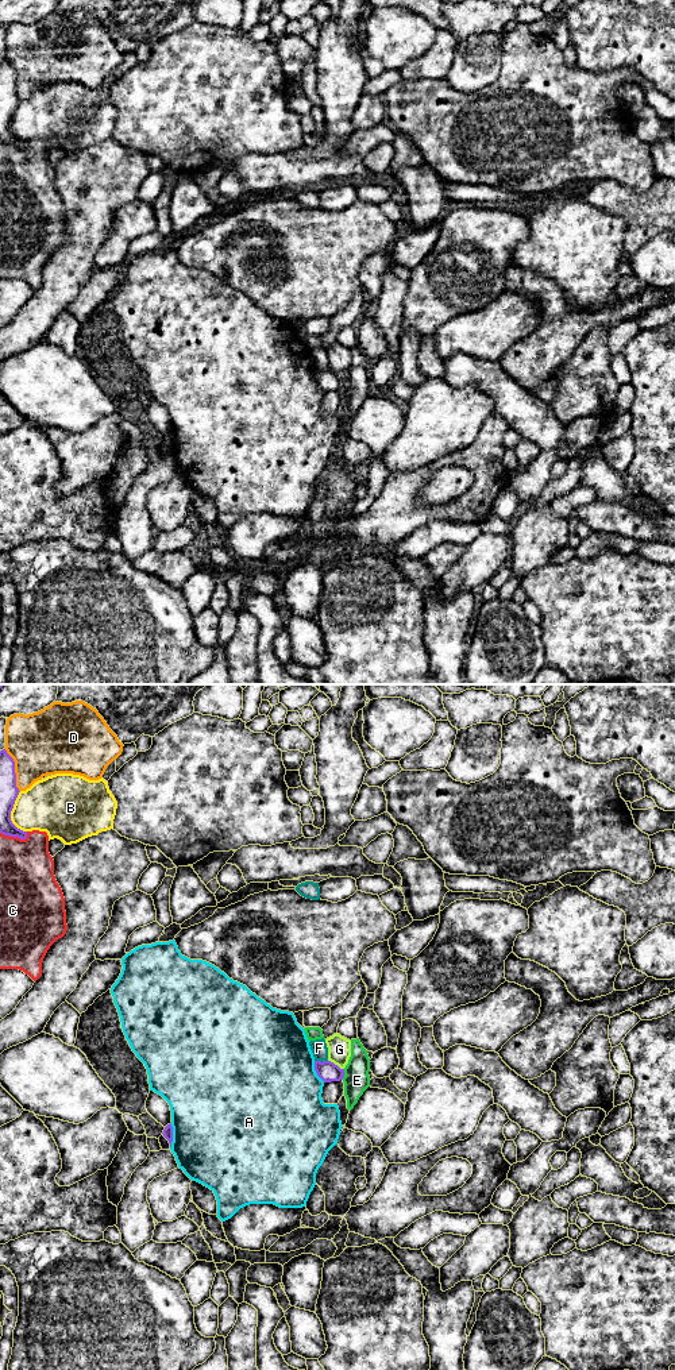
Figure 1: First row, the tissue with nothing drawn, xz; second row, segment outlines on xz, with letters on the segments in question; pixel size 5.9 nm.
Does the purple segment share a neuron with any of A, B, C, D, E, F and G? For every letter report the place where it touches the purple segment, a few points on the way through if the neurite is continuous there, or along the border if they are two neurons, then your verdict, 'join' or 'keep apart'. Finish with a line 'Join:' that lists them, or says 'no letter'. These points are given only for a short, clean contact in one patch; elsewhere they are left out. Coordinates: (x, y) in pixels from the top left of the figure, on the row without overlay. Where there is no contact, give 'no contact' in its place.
A: meets purple in xz at (172, 444); keep apart
B: meets purple in xz at (10, 123); keep apart
C: meets purple in xz at (14, 145); keep apart
D: meets purple in xz at (14, 80); keep apart
E: meets purple in xz at (343, 384); keep apart
F: meets purple in xz at (323, 370); border along xz (315, 369), (327, 370); keep apart
G: meets purple in xz at (336, 374); keep apart
Join: no letter

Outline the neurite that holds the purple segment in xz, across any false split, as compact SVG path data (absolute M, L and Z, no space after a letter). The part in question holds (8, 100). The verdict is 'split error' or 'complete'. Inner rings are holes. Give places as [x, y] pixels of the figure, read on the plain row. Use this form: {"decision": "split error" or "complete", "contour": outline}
{"decision": "complete", "contour": "M3 58L0 59L0 142L26 148L27 140L18 138L11 130L11 120L19 101L16 96L15 70Z"}

